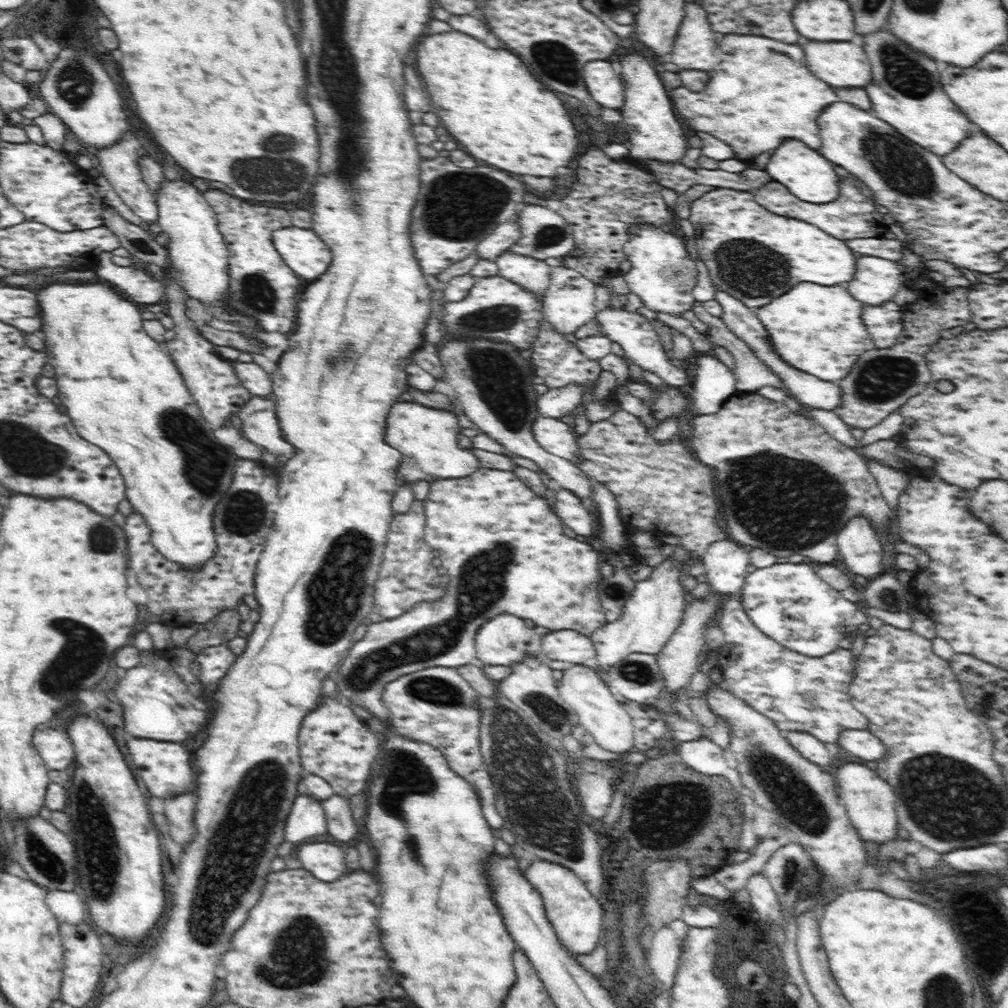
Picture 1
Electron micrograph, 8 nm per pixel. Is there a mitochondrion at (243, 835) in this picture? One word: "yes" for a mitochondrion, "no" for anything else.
yes

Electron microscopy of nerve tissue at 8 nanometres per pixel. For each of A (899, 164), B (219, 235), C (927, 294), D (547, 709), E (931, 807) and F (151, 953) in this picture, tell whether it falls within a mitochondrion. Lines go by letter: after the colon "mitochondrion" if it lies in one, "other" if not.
A: mitochondrion
B: other
C: other
D: mitochondrion
E: mitochondrion
F: other

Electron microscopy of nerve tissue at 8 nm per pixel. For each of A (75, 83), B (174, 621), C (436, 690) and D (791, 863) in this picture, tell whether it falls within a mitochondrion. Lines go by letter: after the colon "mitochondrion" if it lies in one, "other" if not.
A: mitochondrion
B: other
C: mitochondrion
D: mitochondrion

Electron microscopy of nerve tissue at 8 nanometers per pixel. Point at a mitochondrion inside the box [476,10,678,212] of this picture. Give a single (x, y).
(562, 66)

